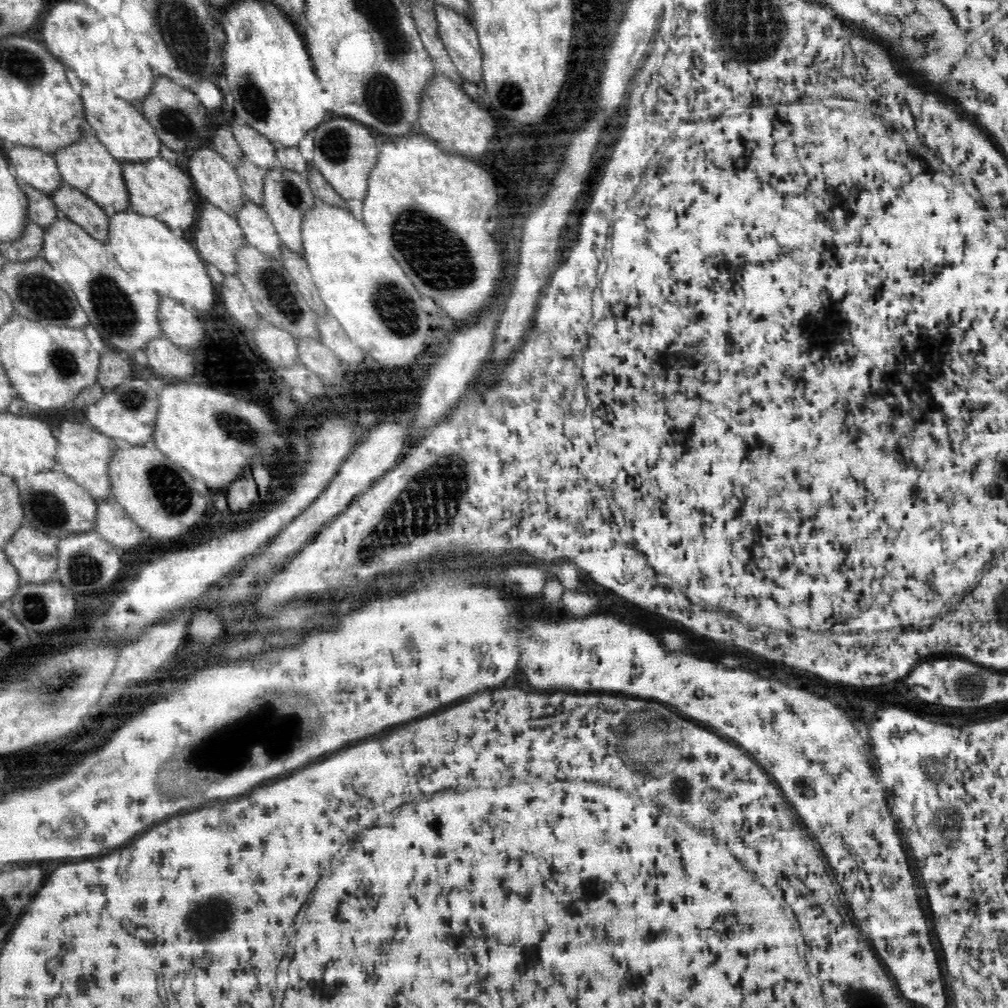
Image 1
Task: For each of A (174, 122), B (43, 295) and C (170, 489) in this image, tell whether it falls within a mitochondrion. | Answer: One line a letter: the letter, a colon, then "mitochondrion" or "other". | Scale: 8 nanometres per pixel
A: mitochondrion
B: mitochondrion
C: mitochondrion

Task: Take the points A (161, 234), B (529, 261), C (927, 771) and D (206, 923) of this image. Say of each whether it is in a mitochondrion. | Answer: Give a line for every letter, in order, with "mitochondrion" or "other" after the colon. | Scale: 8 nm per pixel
A: other
B: other
C: mitochondrion
D: mitochondrion

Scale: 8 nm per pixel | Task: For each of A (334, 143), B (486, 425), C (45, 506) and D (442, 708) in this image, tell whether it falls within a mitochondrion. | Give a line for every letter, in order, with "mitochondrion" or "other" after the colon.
A: mitochondrion
B: other
C: mitochondrion
D: other

